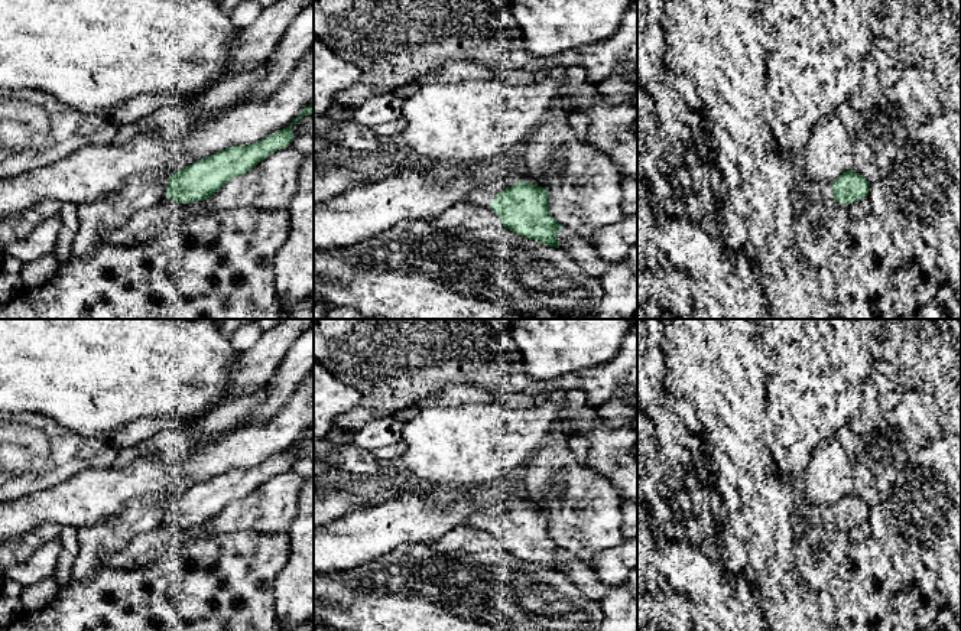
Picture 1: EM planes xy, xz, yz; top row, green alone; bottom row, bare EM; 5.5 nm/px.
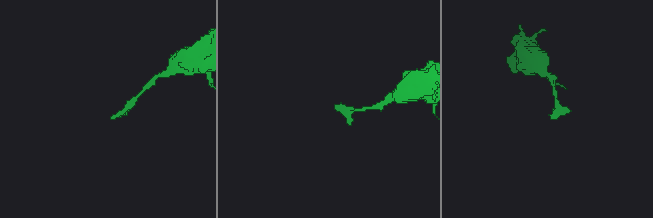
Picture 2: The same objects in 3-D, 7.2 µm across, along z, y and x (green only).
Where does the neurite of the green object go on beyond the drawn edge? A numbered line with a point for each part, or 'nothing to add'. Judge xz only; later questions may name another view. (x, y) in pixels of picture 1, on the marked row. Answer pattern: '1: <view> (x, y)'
1: xz (493, 176)

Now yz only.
1: yz (822, 189)

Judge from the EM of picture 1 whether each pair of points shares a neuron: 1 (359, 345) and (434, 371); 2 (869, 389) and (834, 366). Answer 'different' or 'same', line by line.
1: same
2: different

